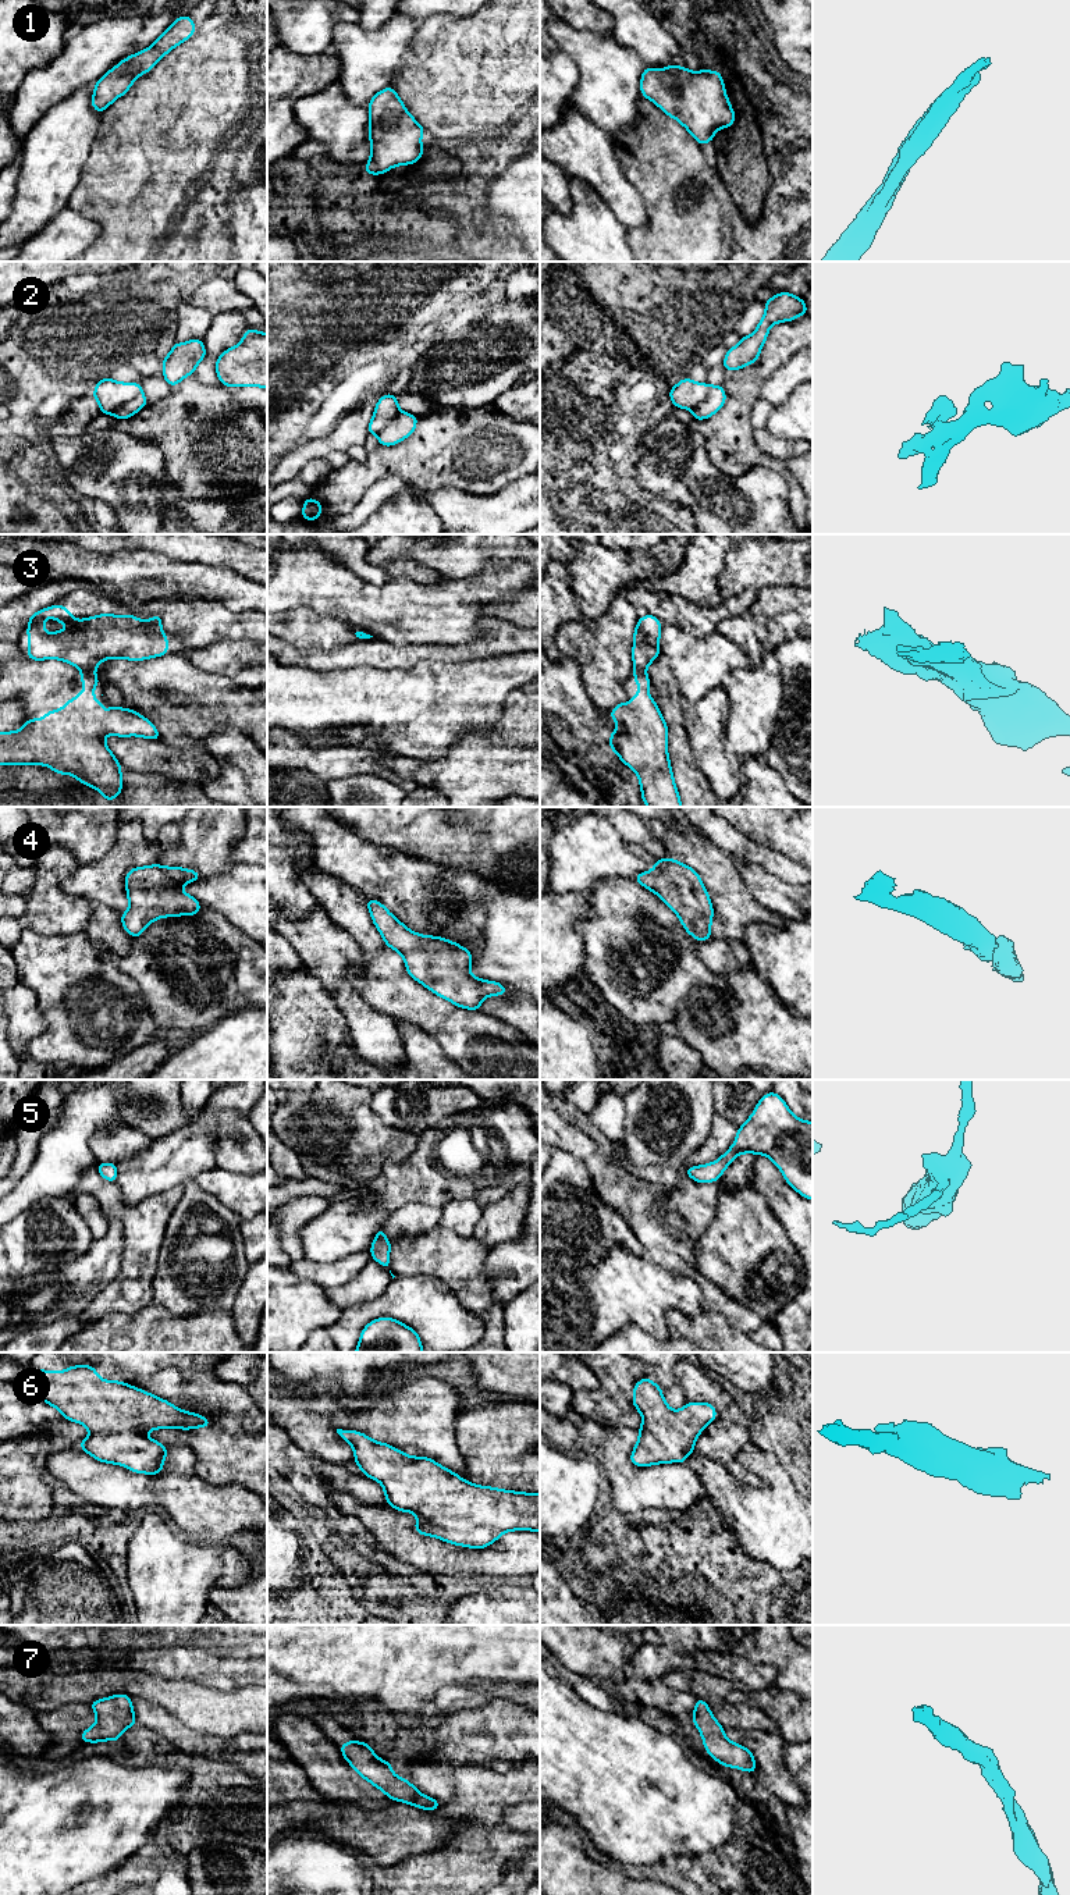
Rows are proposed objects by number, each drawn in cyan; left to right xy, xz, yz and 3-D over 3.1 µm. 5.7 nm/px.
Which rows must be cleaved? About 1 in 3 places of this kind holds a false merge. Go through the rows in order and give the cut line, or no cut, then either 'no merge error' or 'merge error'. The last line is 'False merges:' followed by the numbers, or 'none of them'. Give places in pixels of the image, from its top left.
1: cut none; no merge error
2: cut xy (141, 391), (112, 413); merge error
3: cut xy (81, 669), (92, 674); merge error
4: cut none; no merge error
5: cut none; no merge error
6: cut none; no merge error
7: cut none; no merge error
False merges: 2, 3

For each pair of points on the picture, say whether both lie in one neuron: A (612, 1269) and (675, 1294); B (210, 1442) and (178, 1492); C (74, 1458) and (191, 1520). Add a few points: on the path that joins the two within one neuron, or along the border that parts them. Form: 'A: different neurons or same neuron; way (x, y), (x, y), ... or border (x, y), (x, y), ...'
A: same neuron; way (628, 1284), (633, 1290), (660, 1290)
B: different neurons; border (195, 1474), (209, 1482), (226, 1485)
C: same neuron; way (103, 1485), (117, 1486), (130, 1492), (162, 1492)

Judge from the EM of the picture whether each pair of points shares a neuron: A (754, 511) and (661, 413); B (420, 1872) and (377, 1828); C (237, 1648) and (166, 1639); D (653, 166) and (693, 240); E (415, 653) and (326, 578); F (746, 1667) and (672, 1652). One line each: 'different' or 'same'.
A: different
B: different
C: same
D: same
E: different
F: same

